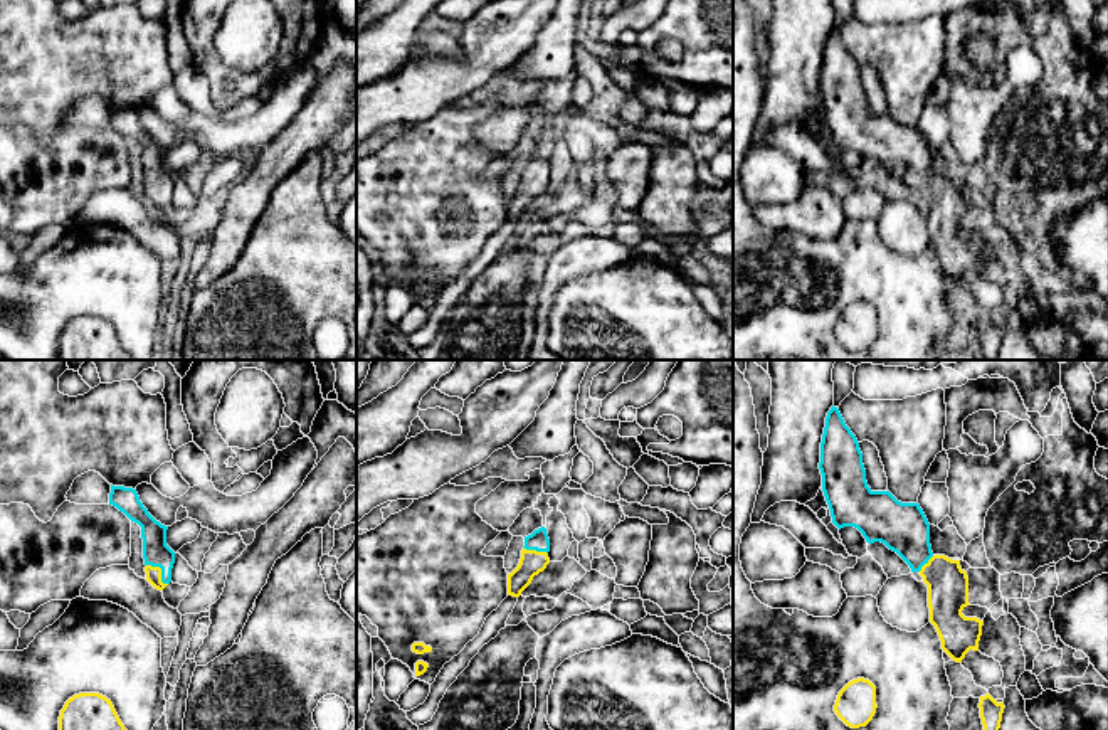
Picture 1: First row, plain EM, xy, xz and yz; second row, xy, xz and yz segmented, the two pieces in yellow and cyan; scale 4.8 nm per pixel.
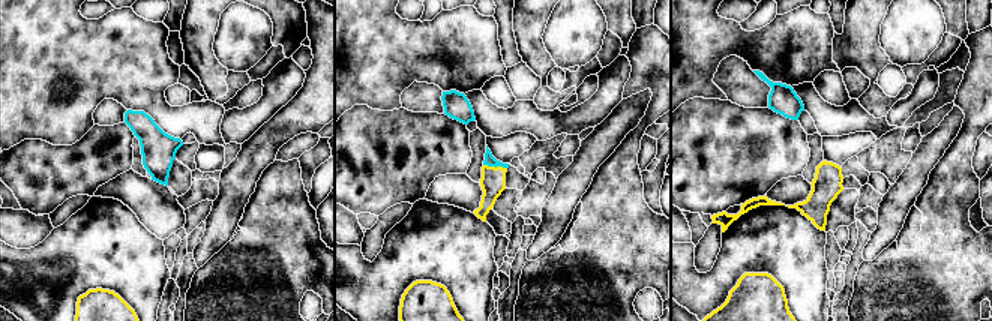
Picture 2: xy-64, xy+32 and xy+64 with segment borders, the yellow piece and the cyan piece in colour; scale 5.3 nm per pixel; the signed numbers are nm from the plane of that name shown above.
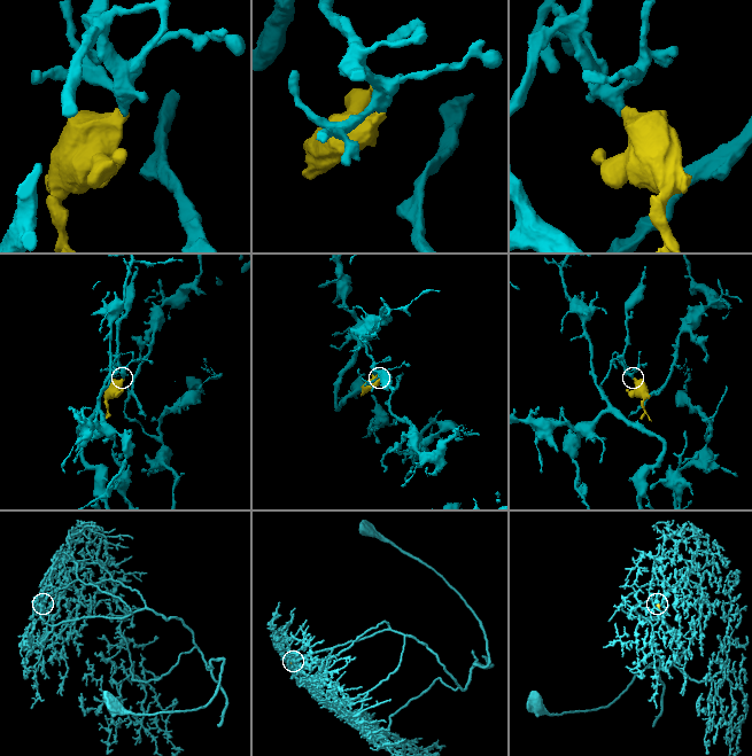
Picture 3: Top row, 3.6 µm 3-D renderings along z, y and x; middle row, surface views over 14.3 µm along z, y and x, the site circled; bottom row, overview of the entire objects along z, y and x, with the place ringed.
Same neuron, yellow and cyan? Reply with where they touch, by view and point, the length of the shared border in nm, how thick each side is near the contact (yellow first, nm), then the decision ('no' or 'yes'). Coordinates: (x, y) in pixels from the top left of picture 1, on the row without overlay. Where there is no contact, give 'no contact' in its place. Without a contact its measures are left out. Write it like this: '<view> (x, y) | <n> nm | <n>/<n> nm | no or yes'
xy (160, 194) | 140 nm | 80/130 nm | yes

